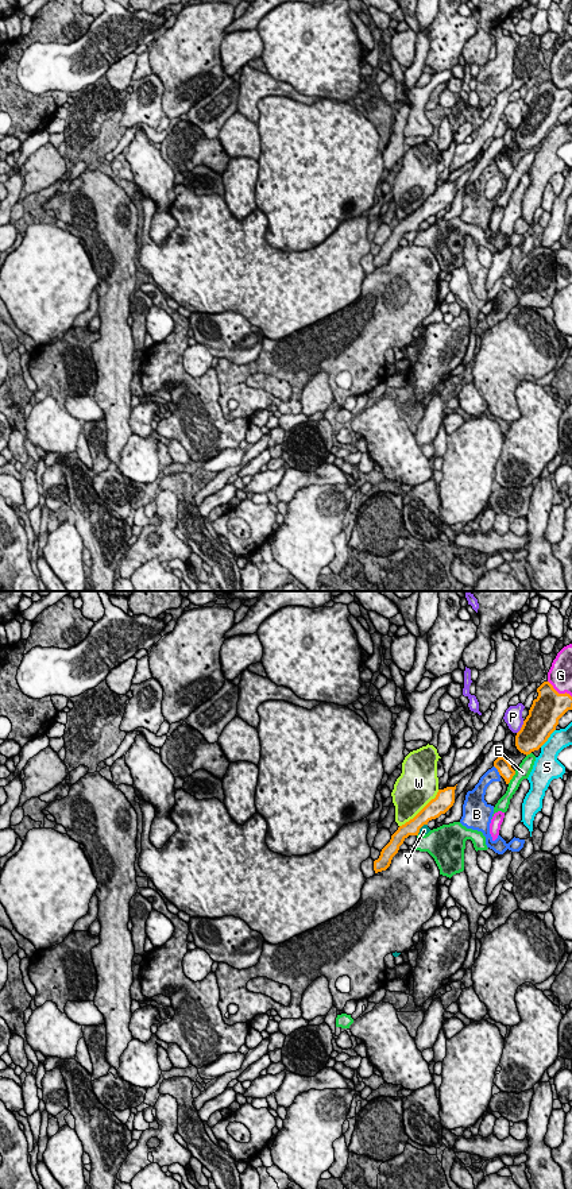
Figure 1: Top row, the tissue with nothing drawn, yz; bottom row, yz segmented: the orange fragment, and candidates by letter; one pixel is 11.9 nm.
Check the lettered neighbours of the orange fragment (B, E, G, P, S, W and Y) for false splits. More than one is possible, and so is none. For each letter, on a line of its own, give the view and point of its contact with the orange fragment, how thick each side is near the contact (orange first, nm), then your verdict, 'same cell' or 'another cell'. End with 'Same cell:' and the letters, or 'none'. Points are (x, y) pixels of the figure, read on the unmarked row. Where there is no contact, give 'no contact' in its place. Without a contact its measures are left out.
B: contact yz (498, 166); calibres 170 and 160 nm; another cell
E: contact yz (511, 173); calibres 170 and 160 nm; another cell
G: contact yz (557, 88); calibres 380 and 280 nm; another cell
P: contact yz (521, 123); calibres 360 and 220 nm; another cell
S: contact yz (548, 132); calibres 360 and 240 nm; another cell
W: contact yz (421, 205); calibres 220 and 460 nm; another cell
Y: contact yz (421, 222); calibres 200 and 100 nm; another cell
Same cell: none

